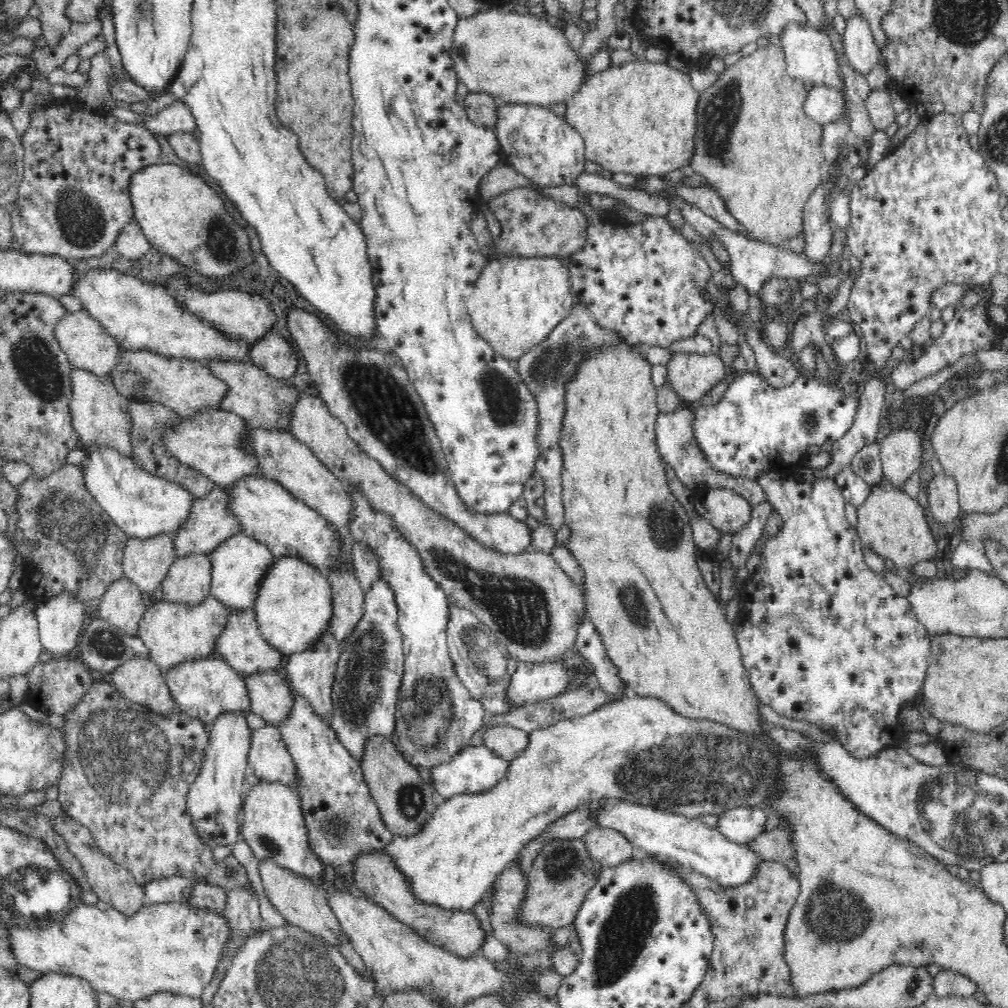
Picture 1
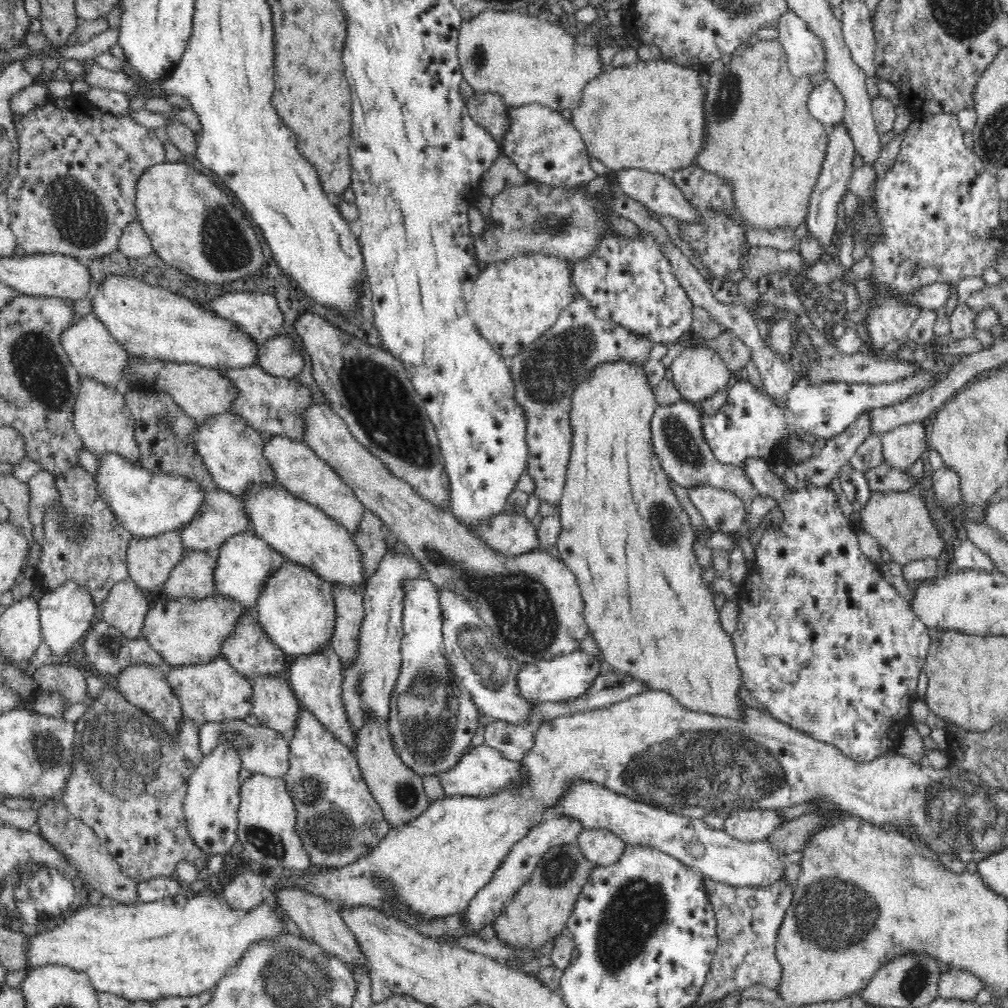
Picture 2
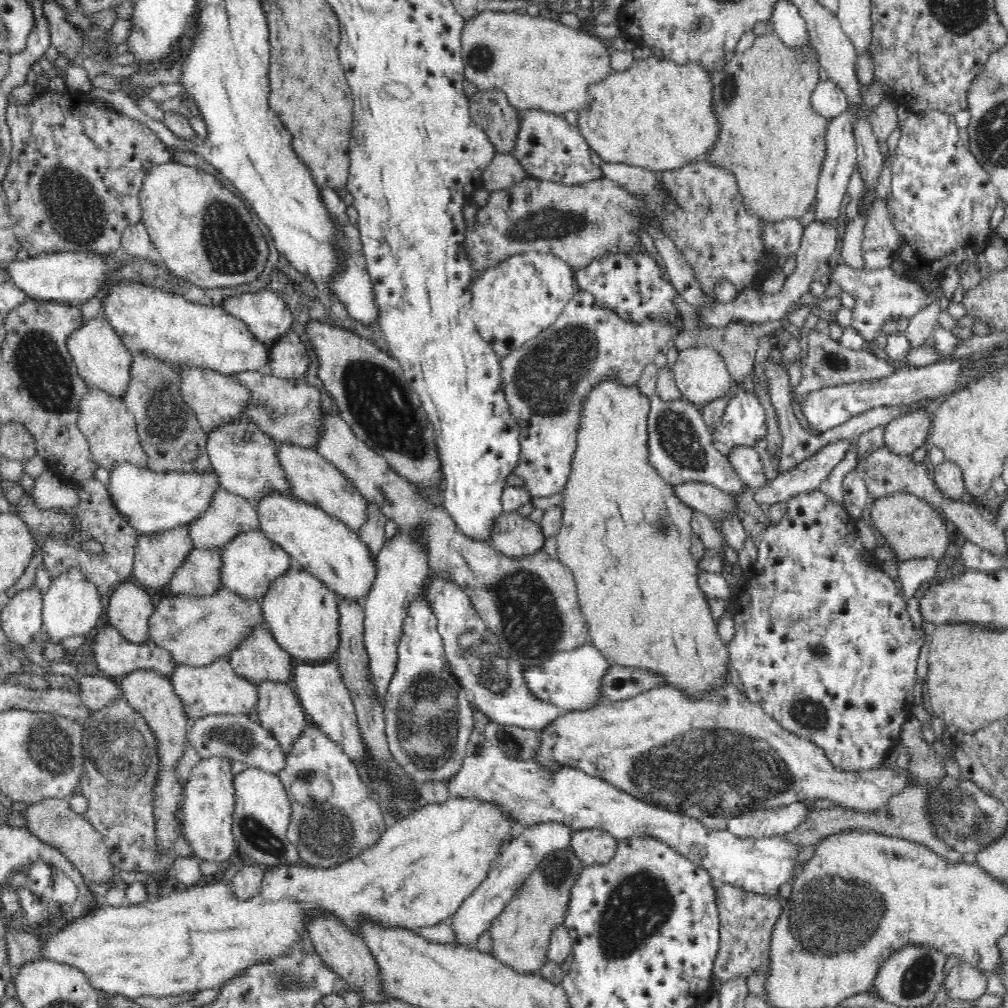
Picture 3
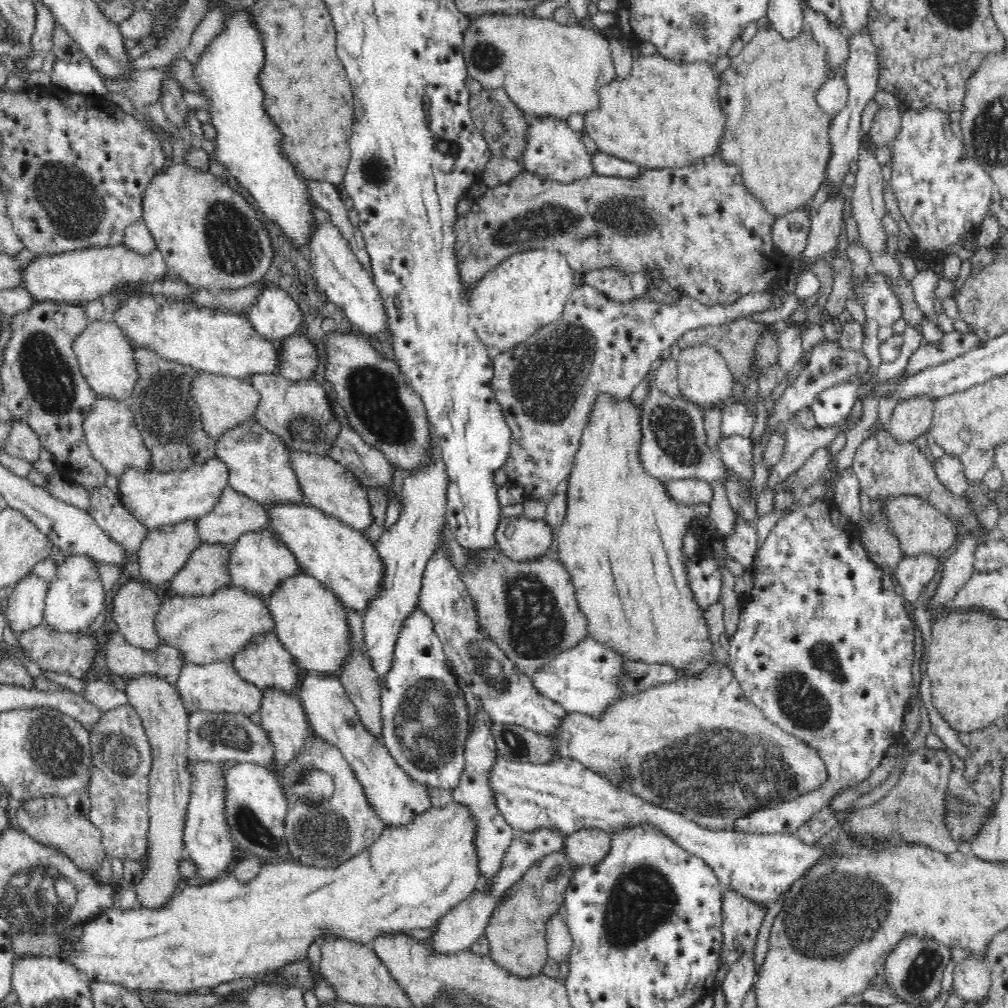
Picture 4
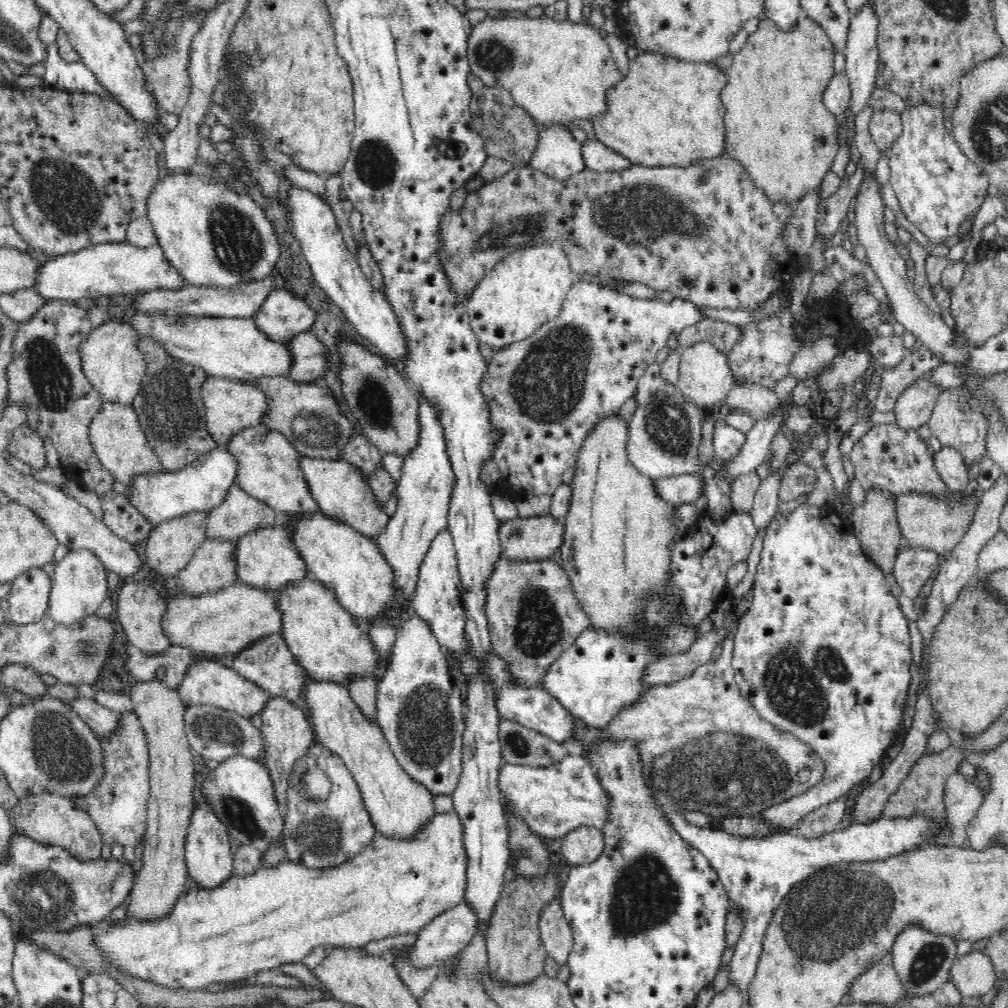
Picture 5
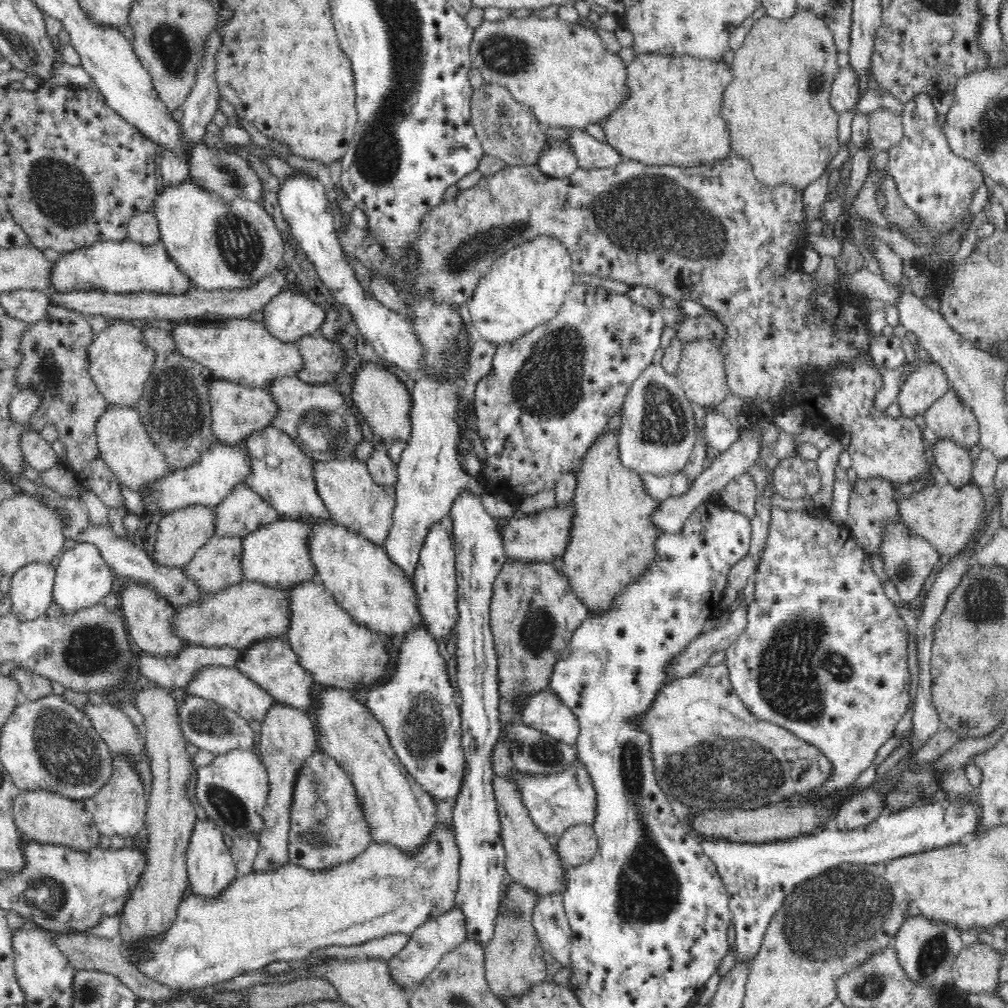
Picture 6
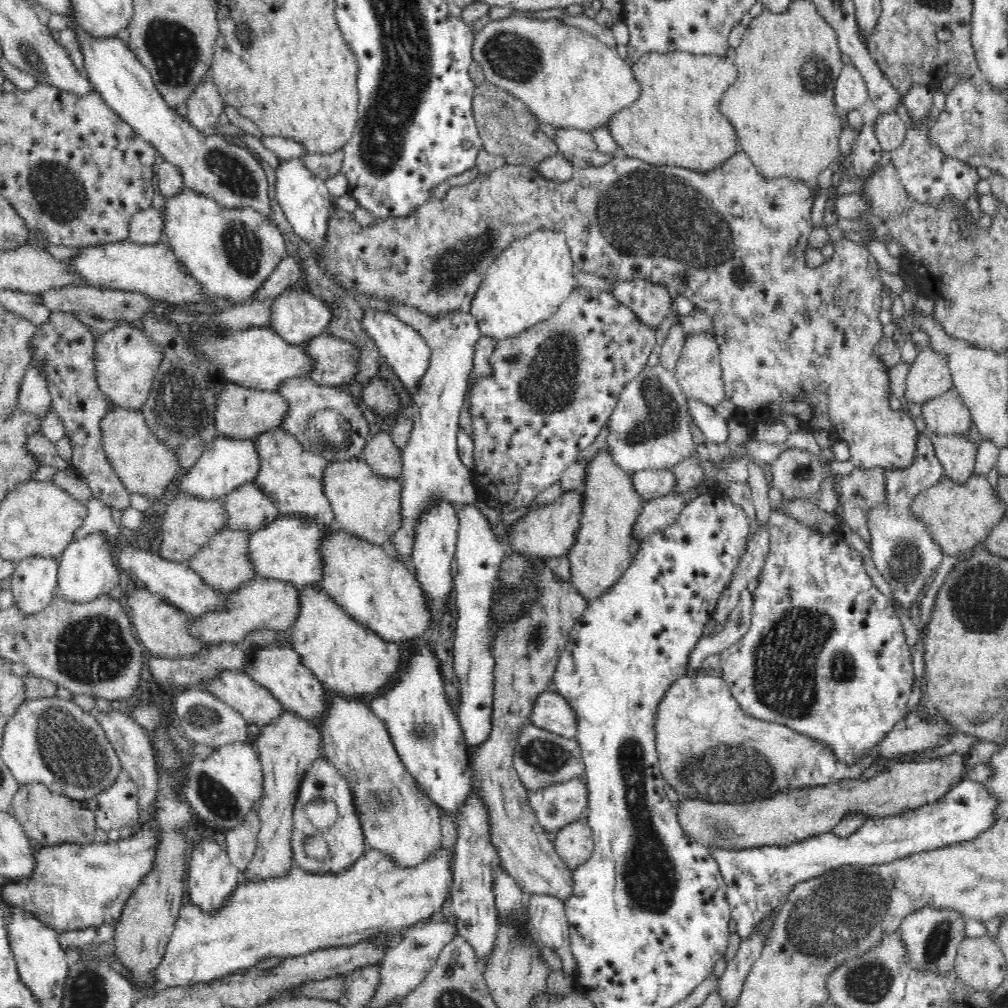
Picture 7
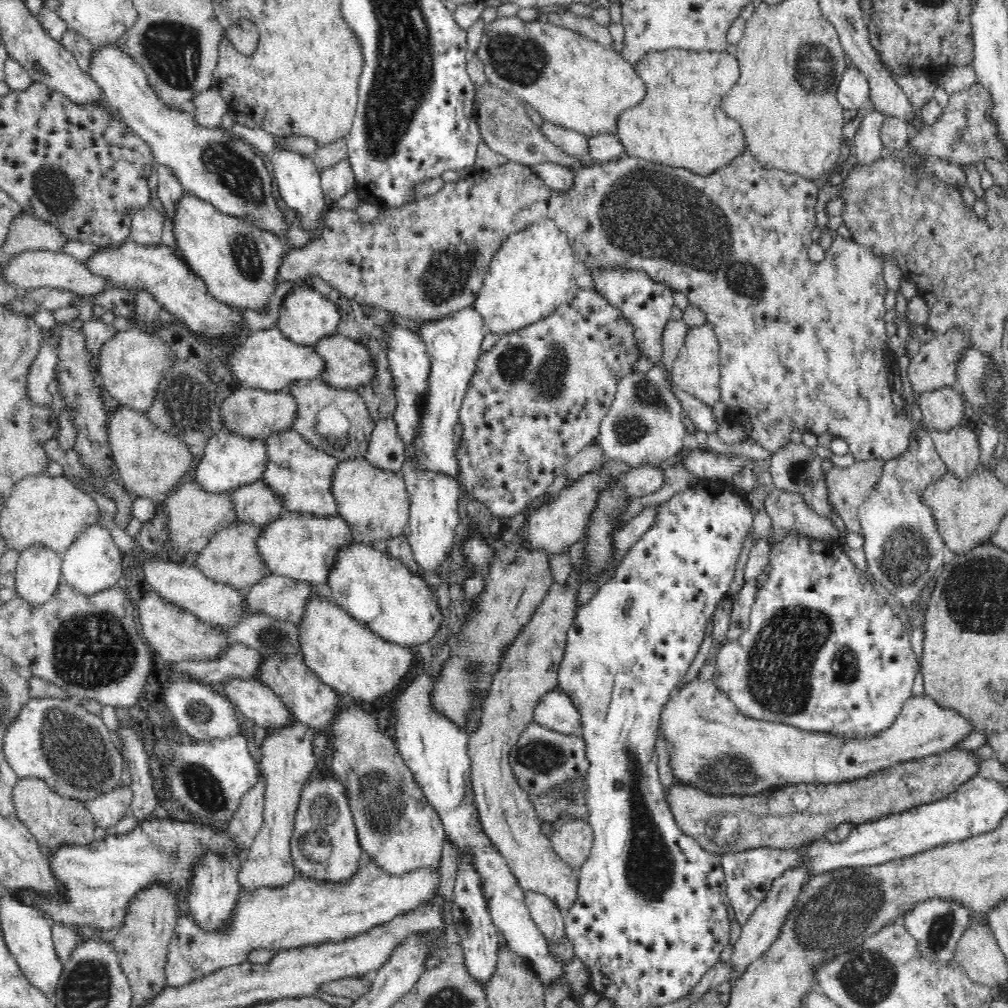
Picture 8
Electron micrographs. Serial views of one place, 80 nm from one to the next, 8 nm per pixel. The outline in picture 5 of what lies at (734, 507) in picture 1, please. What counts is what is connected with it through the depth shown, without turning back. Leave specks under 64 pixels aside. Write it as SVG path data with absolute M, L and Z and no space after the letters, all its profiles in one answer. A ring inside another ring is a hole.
M695 473L667 475L651 479L656 494L672 505L694 501L704 494L702 477Z

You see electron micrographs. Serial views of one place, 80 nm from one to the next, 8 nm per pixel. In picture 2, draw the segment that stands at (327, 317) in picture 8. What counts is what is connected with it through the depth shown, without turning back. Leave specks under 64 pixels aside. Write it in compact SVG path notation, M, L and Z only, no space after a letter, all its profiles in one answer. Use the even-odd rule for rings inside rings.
M230 292L202 305L236 322L259 346L280 334L284 327L285 316L272 294Z

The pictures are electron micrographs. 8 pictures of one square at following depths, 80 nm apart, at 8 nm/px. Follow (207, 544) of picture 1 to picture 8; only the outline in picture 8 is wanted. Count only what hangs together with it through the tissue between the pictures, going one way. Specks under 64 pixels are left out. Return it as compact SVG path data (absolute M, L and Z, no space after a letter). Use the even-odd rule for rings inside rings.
M263 480L236 487L230 493L237 520L266 526L286 512L279 495Z

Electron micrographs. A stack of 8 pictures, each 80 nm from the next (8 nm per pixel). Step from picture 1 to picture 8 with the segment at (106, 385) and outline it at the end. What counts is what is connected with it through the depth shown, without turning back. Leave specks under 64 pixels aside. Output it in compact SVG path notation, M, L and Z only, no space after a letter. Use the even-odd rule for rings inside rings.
M121 408L107 418L107 432L111 459L116 464L120 482L127 490L151 498L155 504L166 500L170 490L191 470L195 456L187 442L176 433L160 428L145 411Z

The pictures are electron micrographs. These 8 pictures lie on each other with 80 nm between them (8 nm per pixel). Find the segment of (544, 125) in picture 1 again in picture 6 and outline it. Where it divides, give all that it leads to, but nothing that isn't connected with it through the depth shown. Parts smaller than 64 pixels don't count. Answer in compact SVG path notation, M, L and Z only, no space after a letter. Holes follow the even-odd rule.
M561 141L560 144L557 142L549 142L547 149L540 154L540 160L536 165L542 171L542 174L557 179L568 178L568 176L579 167L576 162L576 157L571 153L571 150L563 144L563 141Z

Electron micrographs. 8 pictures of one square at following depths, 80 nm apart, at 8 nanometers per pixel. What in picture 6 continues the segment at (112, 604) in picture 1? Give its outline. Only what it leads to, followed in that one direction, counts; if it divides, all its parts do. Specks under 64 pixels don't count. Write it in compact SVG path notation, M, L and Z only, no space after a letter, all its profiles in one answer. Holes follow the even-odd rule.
M133 581L128 588L122 594L122 614L124 620L127 622L128 632L130 638L141 648L143 654L152 654L156 658L173 657L176 654L182 652L192 646L186 639L176 634L175 620L176 620L176 608L173 607L168 601L162 599L158 594L154 593L148 586L144 588Z

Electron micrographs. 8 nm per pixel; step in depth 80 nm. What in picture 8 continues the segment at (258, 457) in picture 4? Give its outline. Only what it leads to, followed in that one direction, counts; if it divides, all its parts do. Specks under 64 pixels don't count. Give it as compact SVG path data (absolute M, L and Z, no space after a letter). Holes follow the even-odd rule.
M294 428L268 436L266 442L270 461L262 480L279 495L285 511L302 511L323 517L336 515L338 507L332 493L332 478L339 459L309 444Z

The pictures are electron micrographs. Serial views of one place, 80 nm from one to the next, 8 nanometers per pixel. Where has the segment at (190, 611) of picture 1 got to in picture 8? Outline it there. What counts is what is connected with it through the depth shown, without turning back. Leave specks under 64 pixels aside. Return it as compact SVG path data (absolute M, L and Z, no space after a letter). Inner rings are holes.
M276 573L247 588L248 606L252 610L264 610L272 617L295 623L300 623L308 602L317 597L312 584Z

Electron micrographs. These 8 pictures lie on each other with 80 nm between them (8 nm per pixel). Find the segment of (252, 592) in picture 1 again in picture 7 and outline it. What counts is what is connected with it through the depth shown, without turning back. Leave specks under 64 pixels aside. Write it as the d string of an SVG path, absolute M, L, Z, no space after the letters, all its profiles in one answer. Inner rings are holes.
M282 515L273 520L264 528L254 531L250 536L248 547L250 547L250 557L256 567L256 573L260 577L290 581L301 591L307 585L321 583L324 576L322 542L334 529L340 529L340 527L336 524L324 525L320 521L298 515Z

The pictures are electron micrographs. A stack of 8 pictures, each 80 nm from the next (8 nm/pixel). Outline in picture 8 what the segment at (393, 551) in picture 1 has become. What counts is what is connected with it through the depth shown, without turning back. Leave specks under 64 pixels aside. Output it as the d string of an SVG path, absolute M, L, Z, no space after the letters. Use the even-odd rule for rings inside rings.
M422 671L412 678L411 682L408 682L408 686L404 687L404 690L396 694L395 699L390 700L388 707L392 710L392 714L395 714L396 720L394 734L396 748L414 775L415 781L419 784L429 806L438 814L441 826L444 827L444 835L456 850L458 860L468 859L469 866L478 875L480 894L484 899L492 924L496 926L501 935L502 945L527 962L535 975L543 982L545 988L554 988L554 986L558 986L558 980L562 980L566 976L566 972L564 972L565 962L558 955L552 953L549 939L540 931L539 926L532 919L523 889L508 867L506 858L501 855L482 827L473 795L473 786L471 785L471 760L467 751L467 731L462 732L456 728L453 722L431 710L431 704L429 704L430 681L431 675L428 671Z

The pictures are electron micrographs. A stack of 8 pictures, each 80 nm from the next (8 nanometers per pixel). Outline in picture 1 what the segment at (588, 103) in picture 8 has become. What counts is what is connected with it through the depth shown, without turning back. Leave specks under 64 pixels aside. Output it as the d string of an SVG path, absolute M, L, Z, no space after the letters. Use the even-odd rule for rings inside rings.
M489 8L468 18L459 18L452 42L452 61L469 93L486 93L501 104L543 105L567 104L586 82L588 61L582 60L578 52L568 44L564 31L550 26L546 19L536 18L532 12L522 15L516 11L493 11Z

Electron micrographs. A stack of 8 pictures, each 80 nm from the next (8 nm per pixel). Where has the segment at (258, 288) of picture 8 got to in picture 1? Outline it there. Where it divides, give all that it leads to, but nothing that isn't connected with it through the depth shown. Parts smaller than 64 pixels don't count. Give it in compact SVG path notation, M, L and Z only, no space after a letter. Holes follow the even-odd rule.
M159 162L138 170L132 176L130 200L135 220L150 244L180 266L222 278L256 262L246 226L234 217L220 192L192 174L188 166Z

